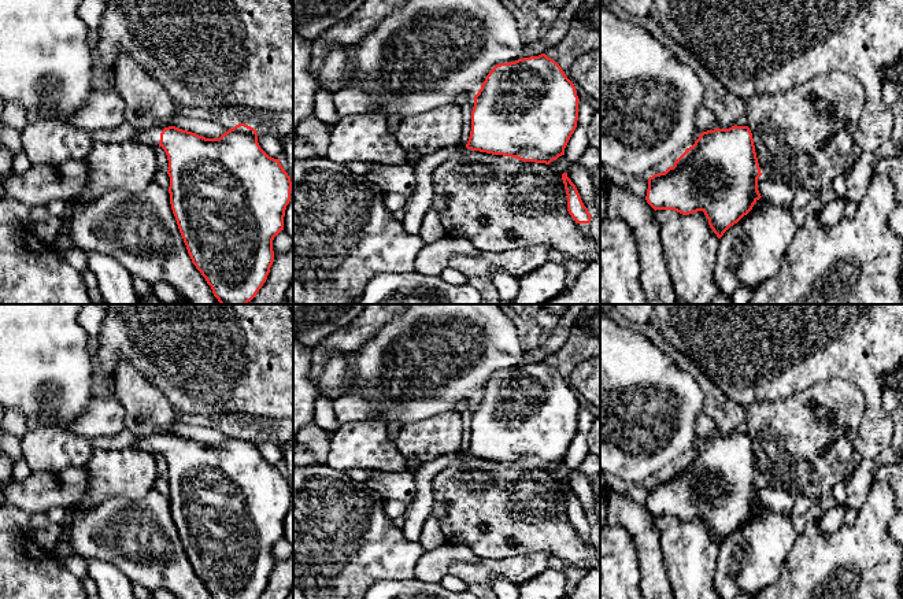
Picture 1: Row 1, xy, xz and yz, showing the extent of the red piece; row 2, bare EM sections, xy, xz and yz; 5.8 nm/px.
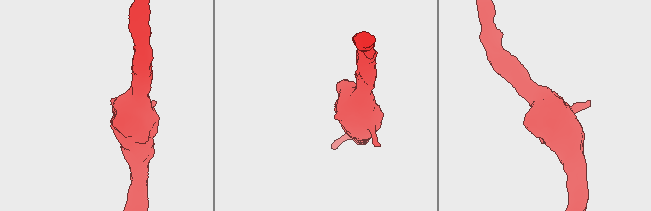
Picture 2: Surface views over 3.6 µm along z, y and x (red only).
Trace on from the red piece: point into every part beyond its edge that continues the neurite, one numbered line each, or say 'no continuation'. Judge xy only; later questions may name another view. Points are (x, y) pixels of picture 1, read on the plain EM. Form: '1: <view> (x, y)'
1: xy (145, 443)

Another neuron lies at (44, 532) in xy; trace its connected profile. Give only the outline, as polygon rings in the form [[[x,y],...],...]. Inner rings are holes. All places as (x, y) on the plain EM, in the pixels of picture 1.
[[[45,513],[30,517],[30,536],[42,548],[51,550],[59,541],[62,529],[59,524],[49,521]]]

